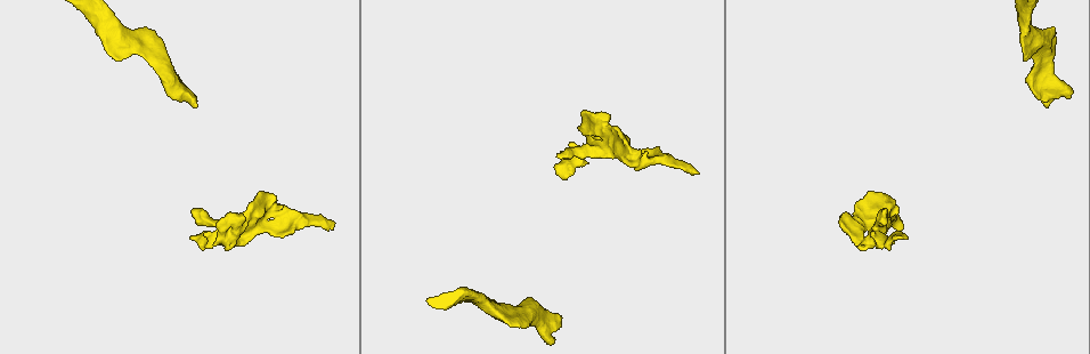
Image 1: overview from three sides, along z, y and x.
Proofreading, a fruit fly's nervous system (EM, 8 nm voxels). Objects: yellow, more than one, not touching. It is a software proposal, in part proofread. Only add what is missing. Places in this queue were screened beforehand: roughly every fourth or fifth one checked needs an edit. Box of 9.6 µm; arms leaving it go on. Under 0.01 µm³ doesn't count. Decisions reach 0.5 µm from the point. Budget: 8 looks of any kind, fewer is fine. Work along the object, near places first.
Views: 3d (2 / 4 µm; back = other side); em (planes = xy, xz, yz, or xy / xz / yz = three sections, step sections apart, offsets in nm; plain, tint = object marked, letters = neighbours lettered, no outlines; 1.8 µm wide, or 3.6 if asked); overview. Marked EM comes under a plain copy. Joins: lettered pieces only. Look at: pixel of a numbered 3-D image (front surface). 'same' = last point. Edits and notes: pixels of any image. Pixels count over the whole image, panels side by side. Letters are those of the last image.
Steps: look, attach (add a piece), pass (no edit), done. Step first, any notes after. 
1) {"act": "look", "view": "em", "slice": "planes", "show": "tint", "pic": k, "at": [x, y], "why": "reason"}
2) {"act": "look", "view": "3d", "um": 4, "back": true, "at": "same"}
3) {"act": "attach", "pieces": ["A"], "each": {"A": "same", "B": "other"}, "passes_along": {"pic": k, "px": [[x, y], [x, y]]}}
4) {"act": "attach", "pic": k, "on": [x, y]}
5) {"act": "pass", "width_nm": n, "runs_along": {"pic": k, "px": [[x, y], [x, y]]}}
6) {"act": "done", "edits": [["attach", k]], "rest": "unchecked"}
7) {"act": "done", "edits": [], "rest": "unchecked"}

{"act": "look", "view": "em", "slice": "yz", "step": 16, "show": "tint", "pic": 1, "at": [628, 142], "why": "stops while still wide"}

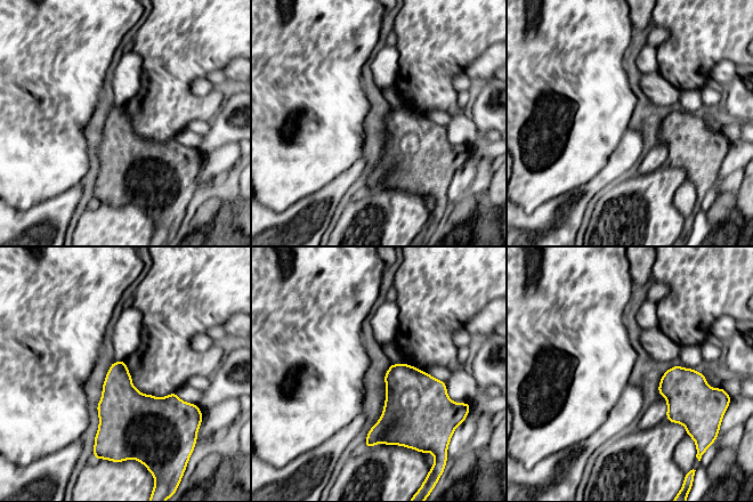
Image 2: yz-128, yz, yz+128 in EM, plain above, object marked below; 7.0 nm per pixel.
{"act": "look", "view": "em", "slice": "planes", "show": "letters", "at": "same"}

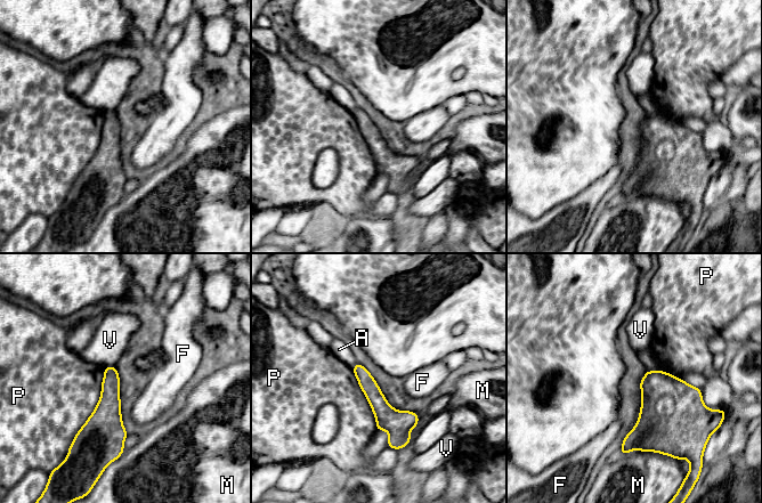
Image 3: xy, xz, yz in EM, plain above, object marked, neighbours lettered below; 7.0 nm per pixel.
{"act": "pass", "each": {"A": "other", "F": "other", "M": "other", "P": "other", "V": "other"}, "runs_along": {"pic": 3, "px": [[358, 366], [397, 426], [397, 446]]}, "found": "none of them fits"}

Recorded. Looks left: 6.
{"act": "look", "view": "3d", "um": 2, "pic": 1, "at": [696, 174], "why": "free end"}

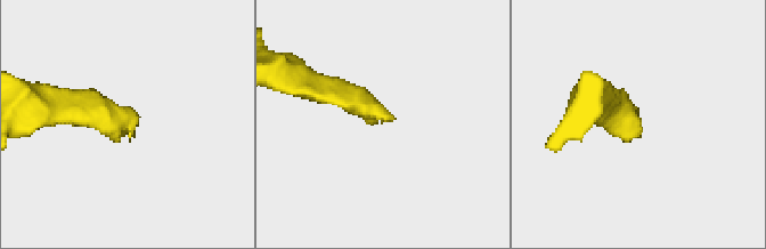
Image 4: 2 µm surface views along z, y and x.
{"act": "look", "view": "em", "slice": "xz", "step": 4, "show": "tint", "pic": 4, "at": [135, 121], "why": "need the tissue"}

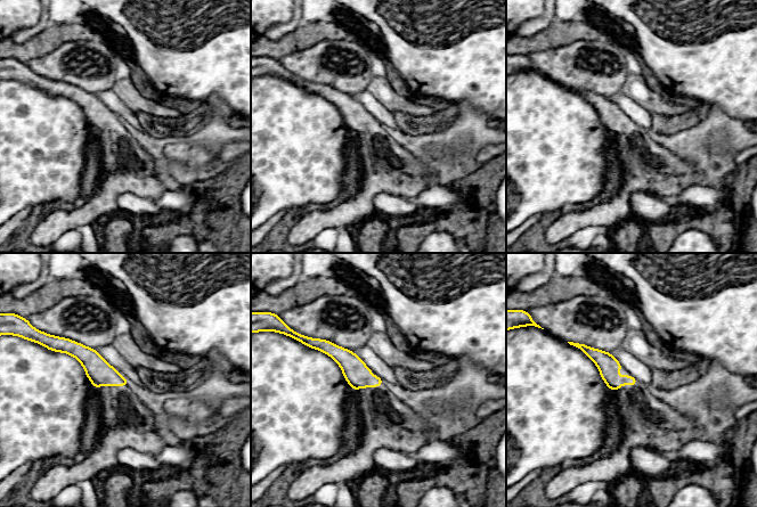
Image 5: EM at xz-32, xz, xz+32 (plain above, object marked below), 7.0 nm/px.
{"act": "look", "view": "em", "slice": "planes", "show": "letters", "at": "same"}

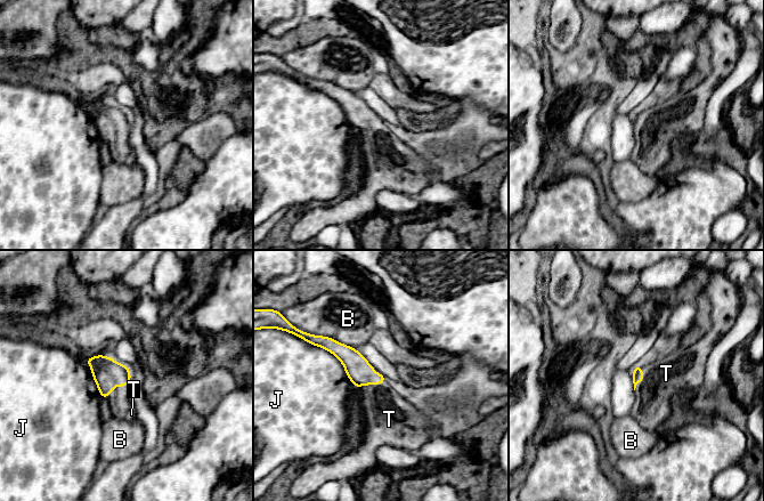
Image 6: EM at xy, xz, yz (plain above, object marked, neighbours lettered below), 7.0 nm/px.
{"act": "attach", "pieces": ["T"], "each": {"B": "other", "J": "other", "T": "same"}, "passes_along": {"pic": 6, "px": [[637, 373], [642, 372], [666, 373]]}, "found": "the neuron continues"}

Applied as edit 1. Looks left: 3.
{"act": "look", "view": "overview", "why": "see it whole again"}

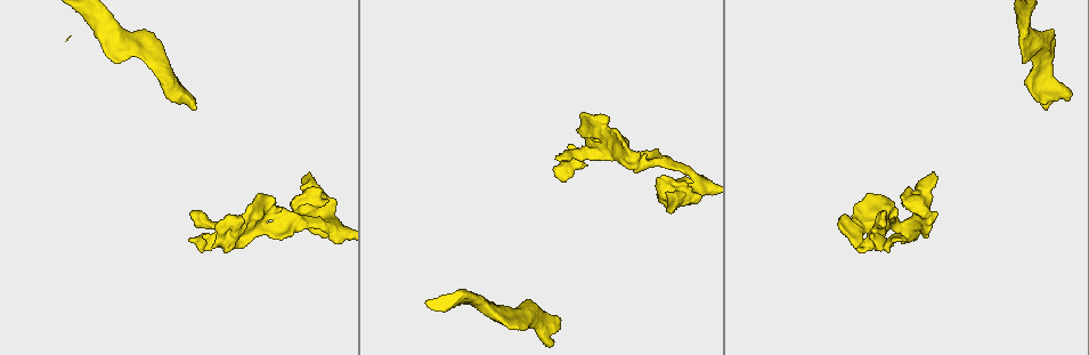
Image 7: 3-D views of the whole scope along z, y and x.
{"act": "look", "view": "em", "slice": "yz", "step": 4, "show": "letters", "pic": 7, "at": [932, 171], "why": "free end"}

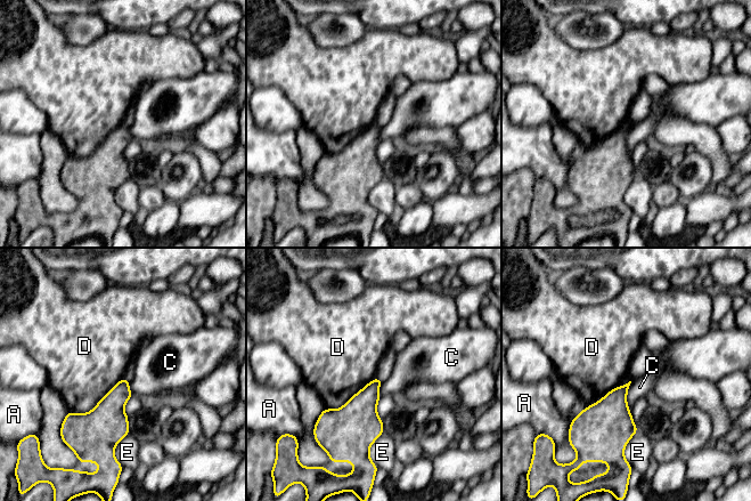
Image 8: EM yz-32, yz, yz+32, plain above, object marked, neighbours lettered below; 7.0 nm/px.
{"act": "pass", "longest_contact_nm": ["D", 460], "each": {"A": "other", "C": "other", "D": "other", "E": "other"}, "border": {"pic": 8, "px": [[125, 378], [89, 411], [70, 412]]}, "found": "no lettered piece goes on from it"}

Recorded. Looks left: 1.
{"act": "done", "edits": [["attach", 6]], "rest": "unchecked"}

